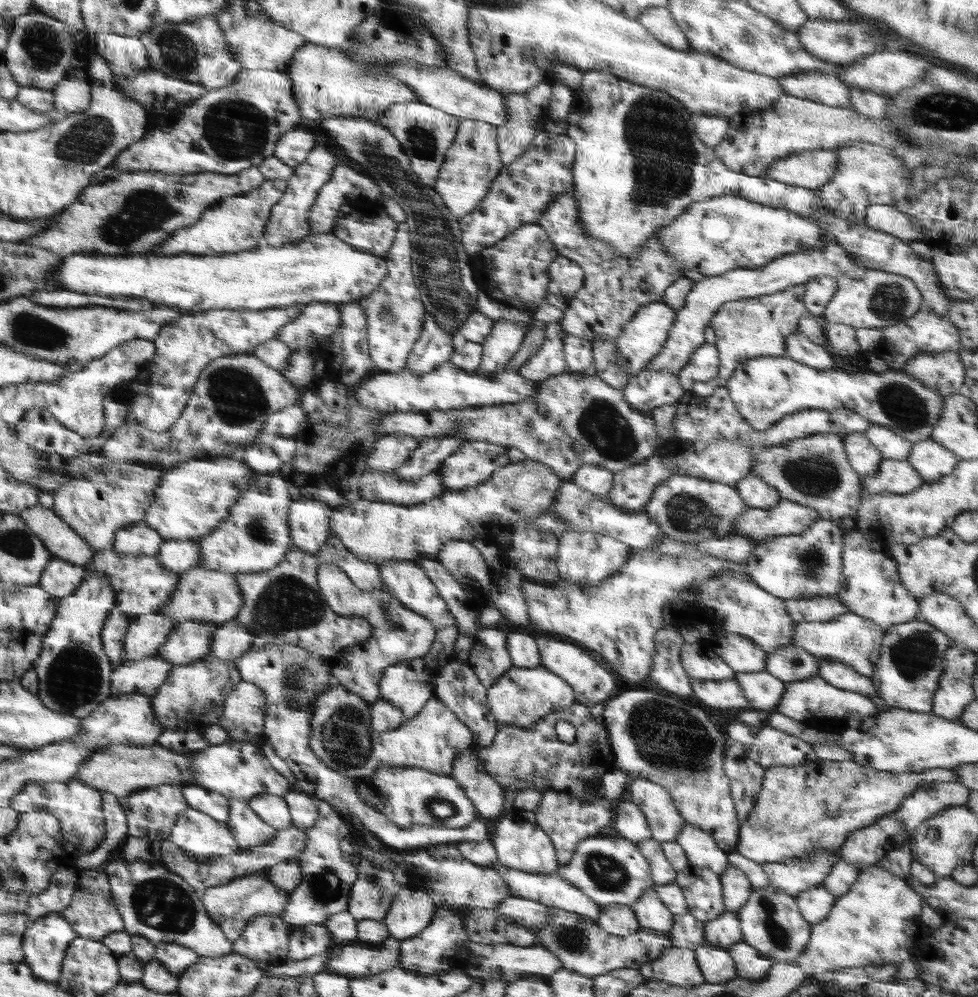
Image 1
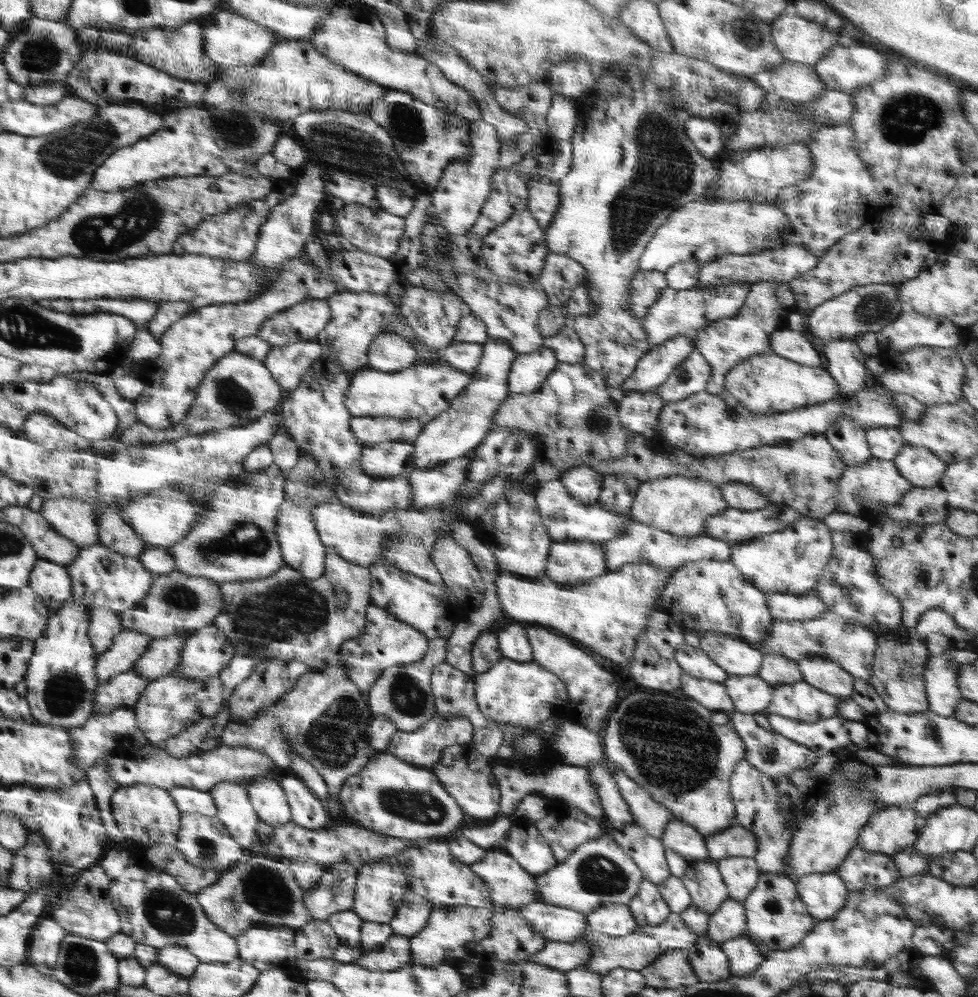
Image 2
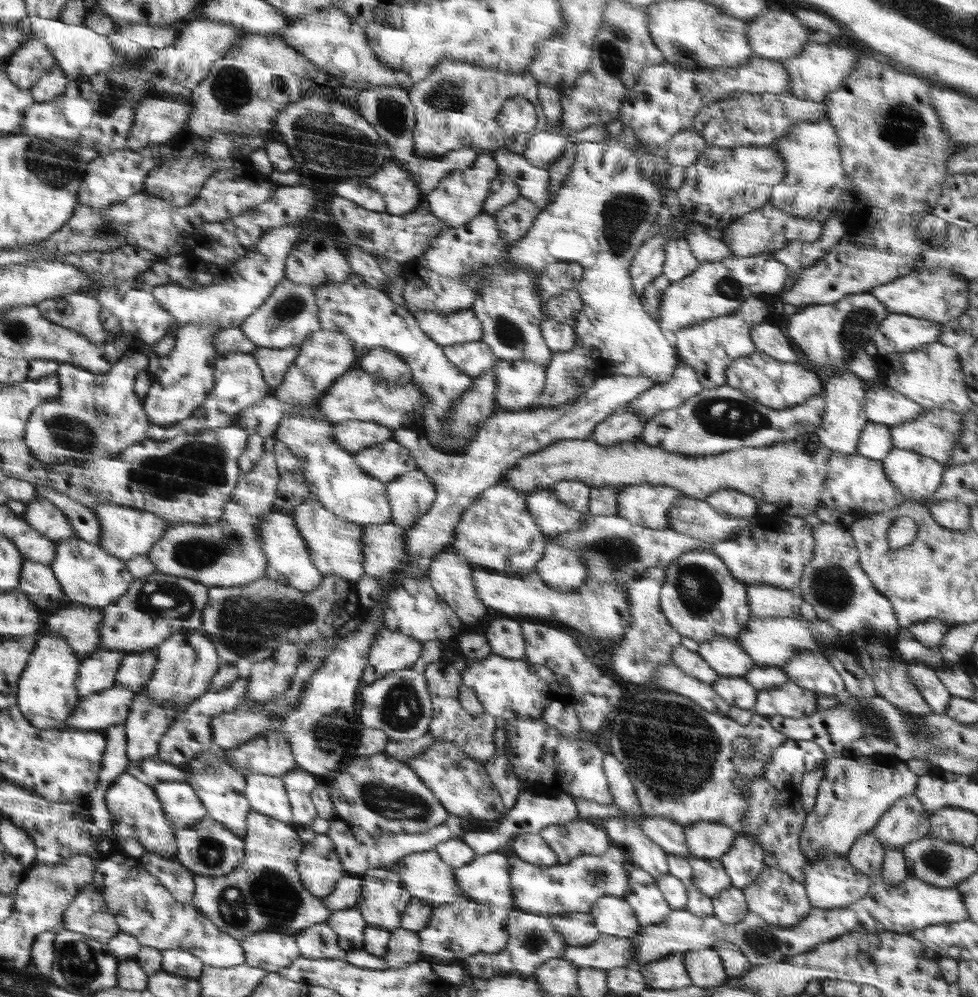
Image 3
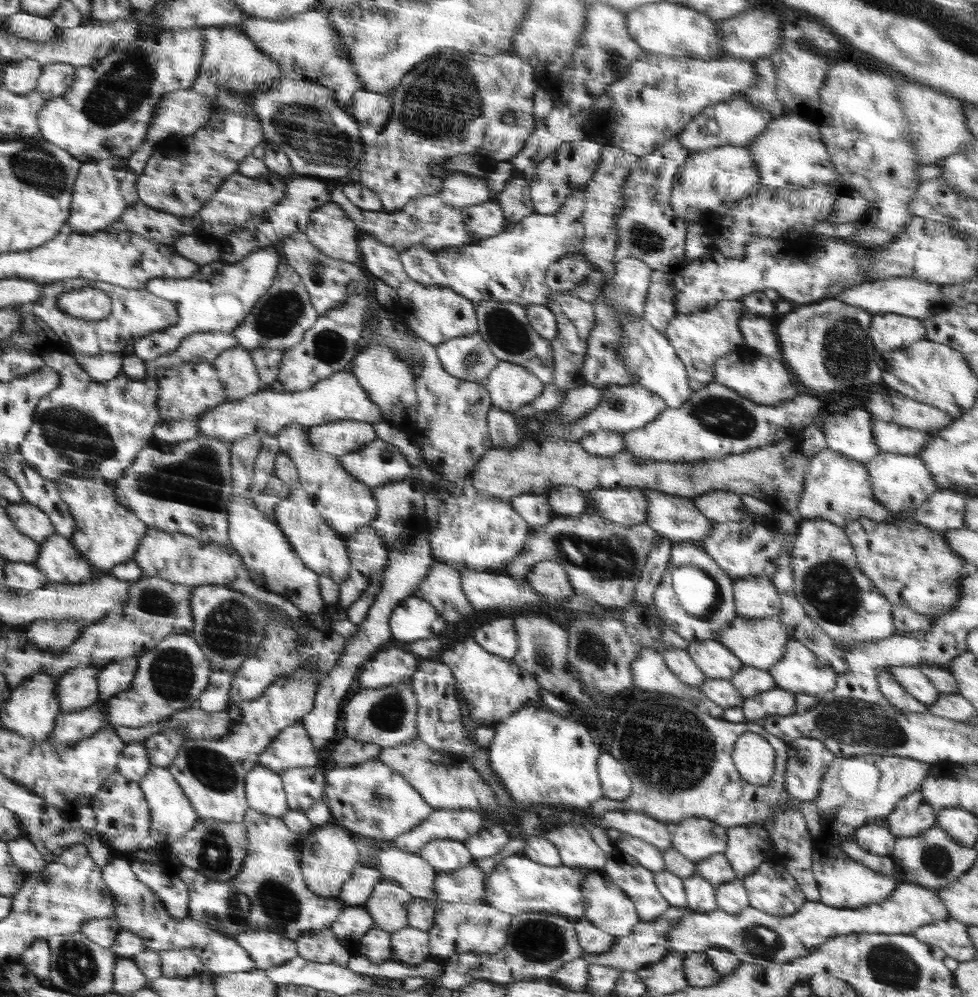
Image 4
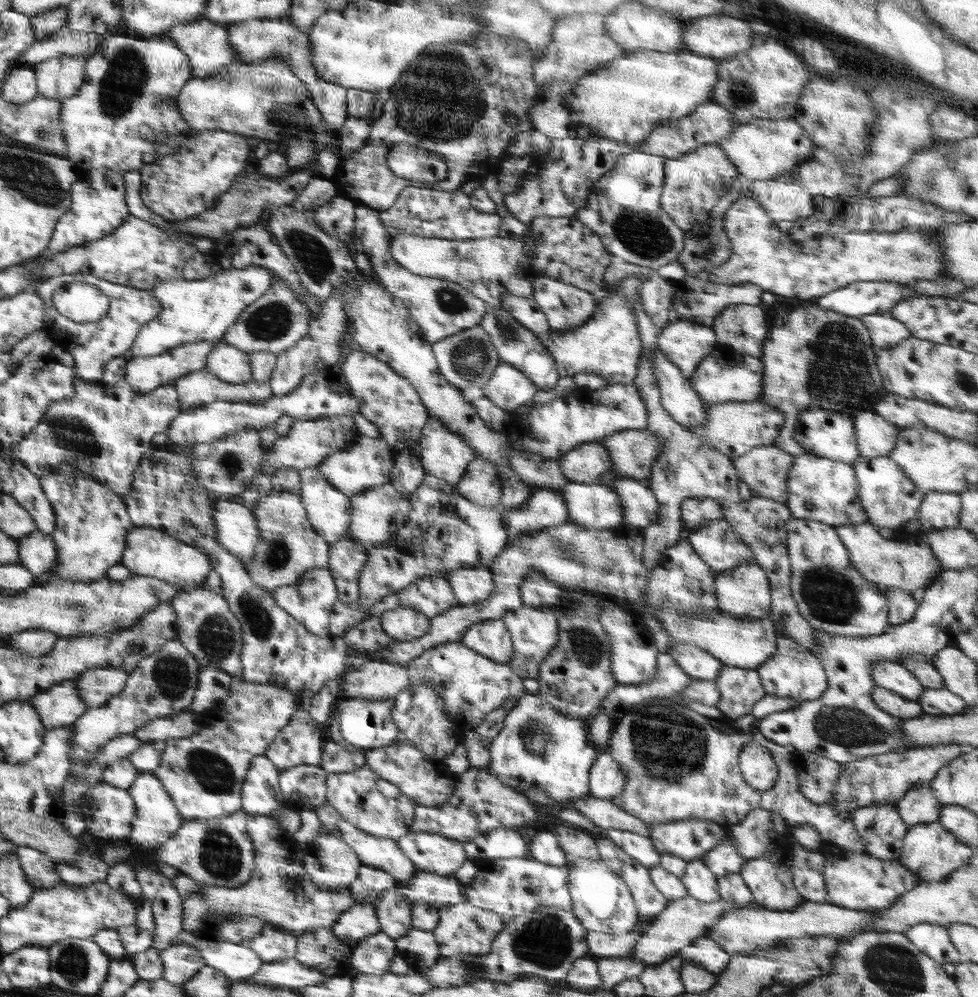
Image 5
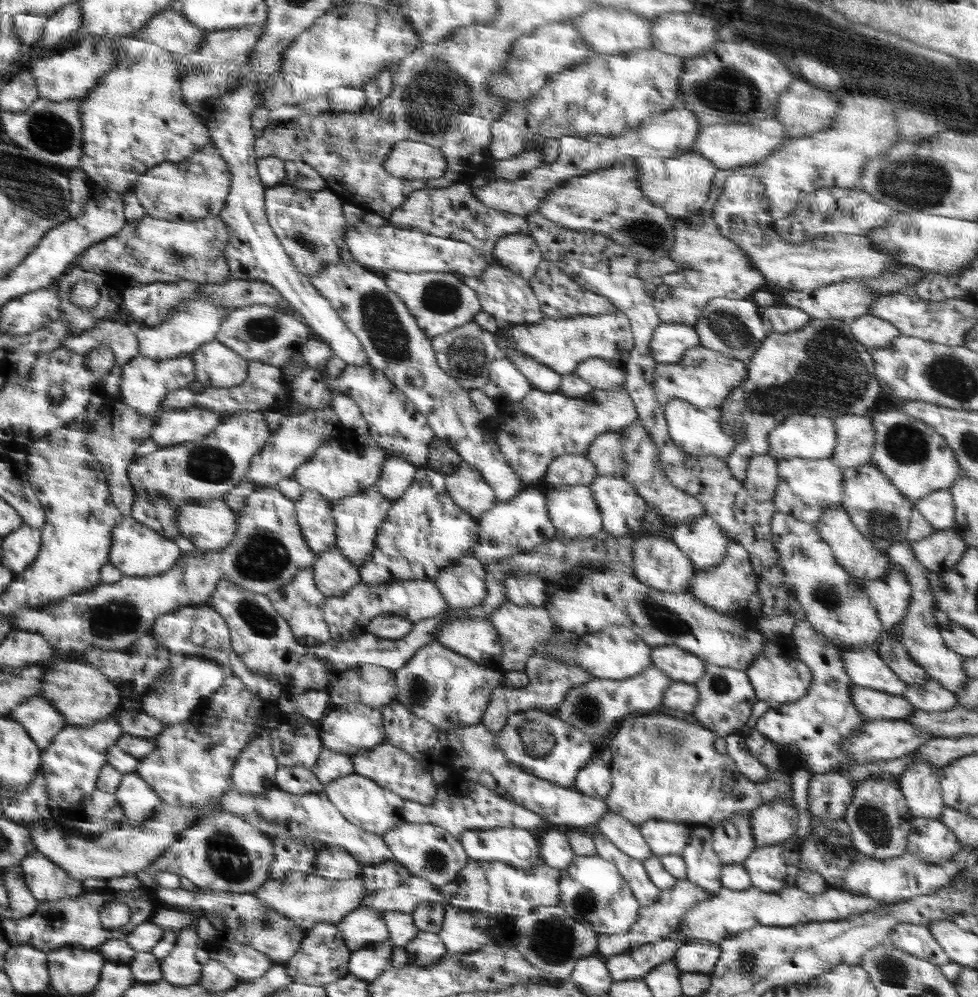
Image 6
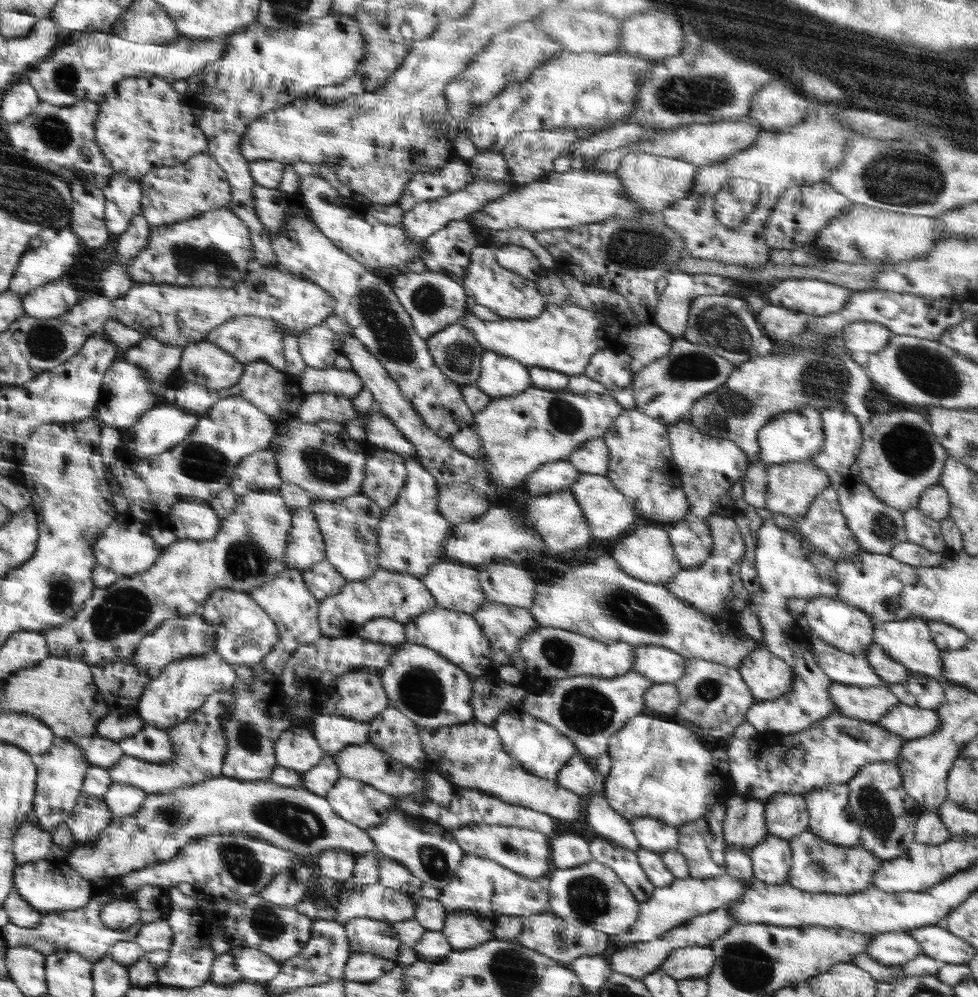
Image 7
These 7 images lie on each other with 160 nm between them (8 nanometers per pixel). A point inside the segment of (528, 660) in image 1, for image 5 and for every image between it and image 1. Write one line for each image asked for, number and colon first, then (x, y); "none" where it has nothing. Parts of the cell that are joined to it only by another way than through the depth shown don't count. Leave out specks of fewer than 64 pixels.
2: (513, 642)
3: (504, 636)
4: (499, 637)
5: (491, 638)

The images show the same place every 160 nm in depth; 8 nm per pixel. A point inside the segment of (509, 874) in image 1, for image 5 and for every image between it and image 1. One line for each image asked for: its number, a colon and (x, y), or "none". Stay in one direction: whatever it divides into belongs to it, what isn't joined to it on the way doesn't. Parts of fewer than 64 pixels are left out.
2: (511, 887)
3: (486, 878)
4: (467, 885)
5: (425, 887)

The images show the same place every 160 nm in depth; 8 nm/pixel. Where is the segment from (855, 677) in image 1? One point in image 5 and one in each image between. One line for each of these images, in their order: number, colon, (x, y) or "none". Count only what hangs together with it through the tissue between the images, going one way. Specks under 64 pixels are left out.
2: (825, 674)
3: (811, 670)
4: (799, 670)
5: (793, 671)

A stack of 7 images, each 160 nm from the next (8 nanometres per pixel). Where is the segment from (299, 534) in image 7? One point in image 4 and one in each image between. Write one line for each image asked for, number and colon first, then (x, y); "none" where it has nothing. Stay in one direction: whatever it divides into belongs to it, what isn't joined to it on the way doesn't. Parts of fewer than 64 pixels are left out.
4: (346, 503)
5: (328, 510)
6: (314, 515)

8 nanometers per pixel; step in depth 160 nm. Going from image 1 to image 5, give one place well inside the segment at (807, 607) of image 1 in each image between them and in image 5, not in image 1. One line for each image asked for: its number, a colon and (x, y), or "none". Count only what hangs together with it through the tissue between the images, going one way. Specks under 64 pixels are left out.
2: (783, 606)
3: (764, 601)
4: (755, 597)
5: (744, 590)

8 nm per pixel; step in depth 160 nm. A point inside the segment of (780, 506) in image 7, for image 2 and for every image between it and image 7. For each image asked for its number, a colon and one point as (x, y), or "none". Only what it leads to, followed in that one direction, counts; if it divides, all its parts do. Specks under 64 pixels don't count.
2: (874, 485)
3: (854, 487)
4: (837, 489)
5: (820, 489)
6: (806, 487)

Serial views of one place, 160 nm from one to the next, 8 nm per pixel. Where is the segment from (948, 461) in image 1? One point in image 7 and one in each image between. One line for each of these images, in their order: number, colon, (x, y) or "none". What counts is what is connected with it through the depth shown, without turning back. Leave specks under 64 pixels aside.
2: (922, 468)
3: (916, 476)
4: (900, 482)
5: (889, 499)
6: (880, 512)
7: (878, 528)

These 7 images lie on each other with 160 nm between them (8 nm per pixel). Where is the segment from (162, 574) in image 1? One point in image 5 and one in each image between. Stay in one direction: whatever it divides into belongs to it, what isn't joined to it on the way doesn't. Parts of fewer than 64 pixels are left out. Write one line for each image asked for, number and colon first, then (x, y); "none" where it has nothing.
2: (100, 575)
3: (88, 574)
4: (58, 559)
5: (38, 552)

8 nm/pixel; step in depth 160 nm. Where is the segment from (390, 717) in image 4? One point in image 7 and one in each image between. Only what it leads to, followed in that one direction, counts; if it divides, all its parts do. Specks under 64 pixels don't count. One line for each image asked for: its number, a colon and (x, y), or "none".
5: (357, 724)
6: (356, 727)
7: (333, 732)

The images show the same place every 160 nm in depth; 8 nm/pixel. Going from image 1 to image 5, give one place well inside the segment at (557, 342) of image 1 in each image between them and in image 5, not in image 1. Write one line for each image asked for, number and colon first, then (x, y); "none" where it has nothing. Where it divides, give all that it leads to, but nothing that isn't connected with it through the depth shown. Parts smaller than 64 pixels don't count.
2: (527, 373)
3: (519, 383)
4: (510, 387)
5: (509, 388)

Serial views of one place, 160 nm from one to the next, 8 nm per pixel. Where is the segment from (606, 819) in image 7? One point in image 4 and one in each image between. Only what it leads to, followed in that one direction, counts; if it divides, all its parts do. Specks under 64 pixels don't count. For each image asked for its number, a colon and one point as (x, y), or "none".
4: (646, 854)
5: (640, 847)
6: (625, 835)

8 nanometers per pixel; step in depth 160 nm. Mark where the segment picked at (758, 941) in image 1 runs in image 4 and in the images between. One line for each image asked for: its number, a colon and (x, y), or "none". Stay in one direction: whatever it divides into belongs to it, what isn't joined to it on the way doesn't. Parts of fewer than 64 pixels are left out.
2: (776, 918)
3: (775, 896)
4: (771, 889)

